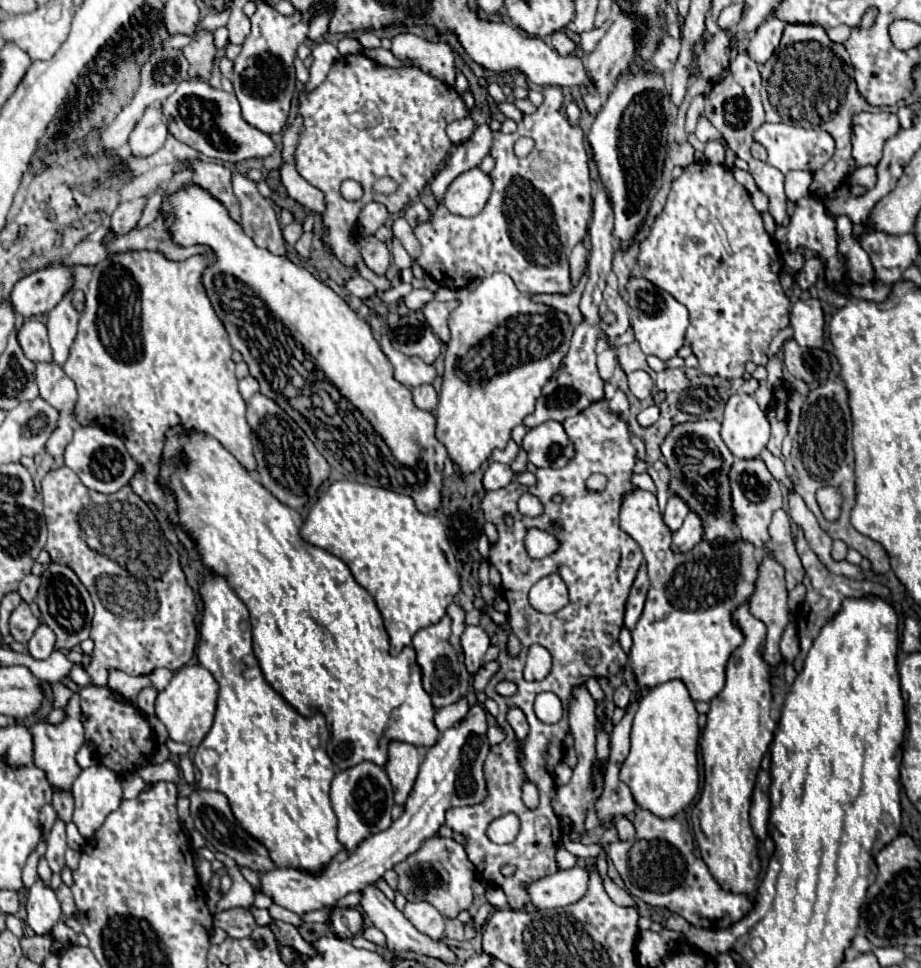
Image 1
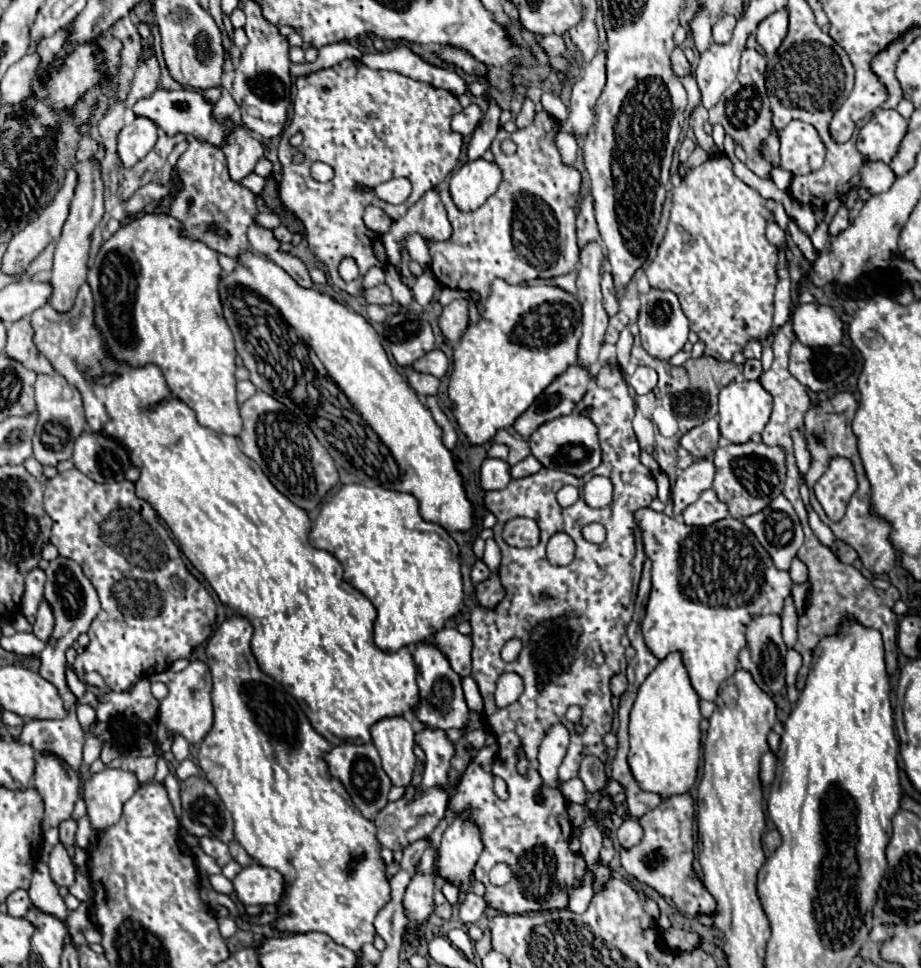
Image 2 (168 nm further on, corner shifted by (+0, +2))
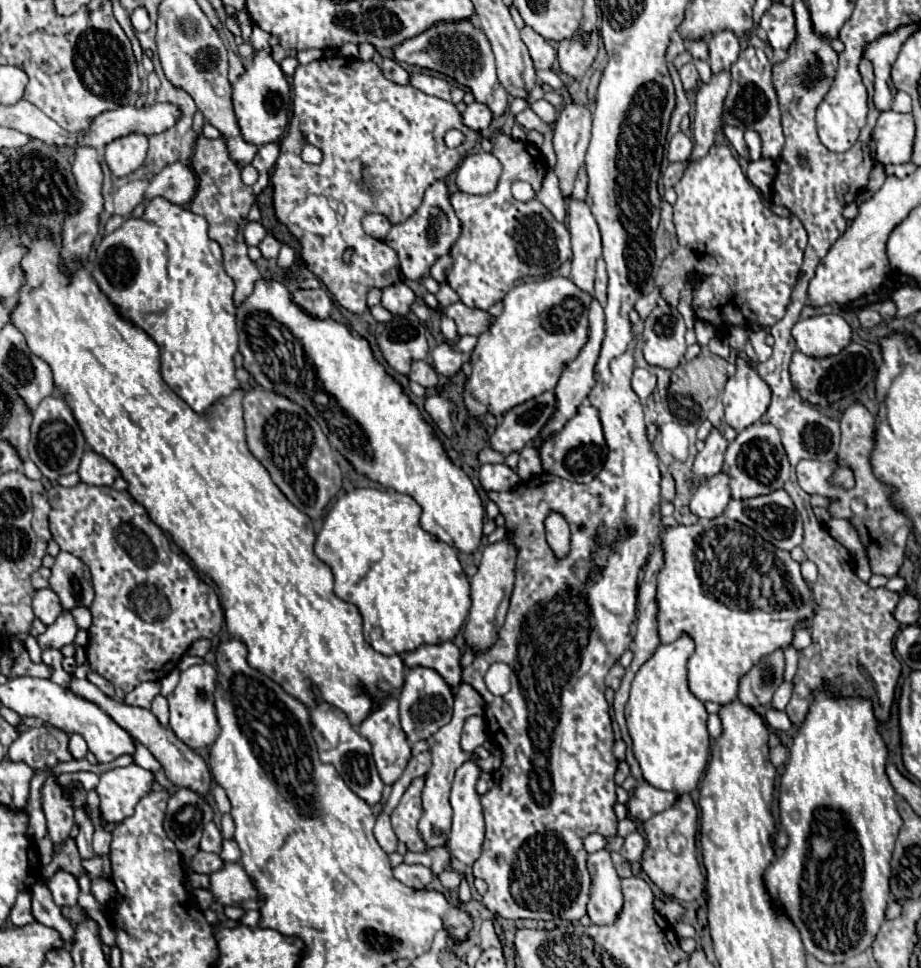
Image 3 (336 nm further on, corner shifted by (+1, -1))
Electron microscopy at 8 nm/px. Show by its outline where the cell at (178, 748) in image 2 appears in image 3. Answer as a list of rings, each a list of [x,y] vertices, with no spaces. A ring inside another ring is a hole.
[[[156,695],[156,699],[152,701],[152,713],[154,713],[160,721],[166,723],[166,719],[168,719],[168,703],[166,703],[166,697]]]

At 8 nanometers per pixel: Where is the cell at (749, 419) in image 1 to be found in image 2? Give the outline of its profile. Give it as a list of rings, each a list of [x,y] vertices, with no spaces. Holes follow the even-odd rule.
[[[731,382],[719,394],[719,432],[731,444],[745,444],[761,436],[771,414],[771,396],[759,382]]]

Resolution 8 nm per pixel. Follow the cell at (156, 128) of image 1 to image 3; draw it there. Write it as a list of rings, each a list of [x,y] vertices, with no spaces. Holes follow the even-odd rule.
[[[132,133],[108,143],[104,149],[104,161],[114,177],[126,177],[144,163],[146,149],[148,149],[146,135]]]

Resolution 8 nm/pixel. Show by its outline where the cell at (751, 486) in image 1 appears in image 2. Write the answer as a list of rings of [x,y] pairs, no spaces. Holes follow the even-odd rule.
[[[763,442],[747,444],[727,444],[715,452],[715,482],[713,490],[719,500],[727,504],[729,516],[747,518],[755,512],[761,512],[775,496],[781,494],[785,484],[785,452],[781,448],[765,446]]]

